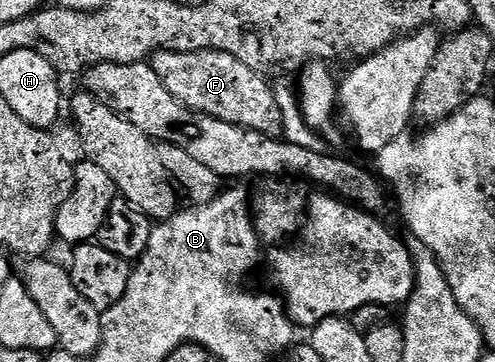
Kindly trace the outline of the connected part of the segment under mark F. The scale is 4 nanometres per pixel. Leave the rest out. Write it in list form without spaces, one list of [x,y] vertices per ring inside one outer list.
[[[164,51],[155,53],[152,64],[164,87],[194,112],[206,113],[224,123],[236,124],[254,132],[277,134],[282,113],[278,110],[278,97],[269,80],[252,71],[240,59],[224,51]]]

